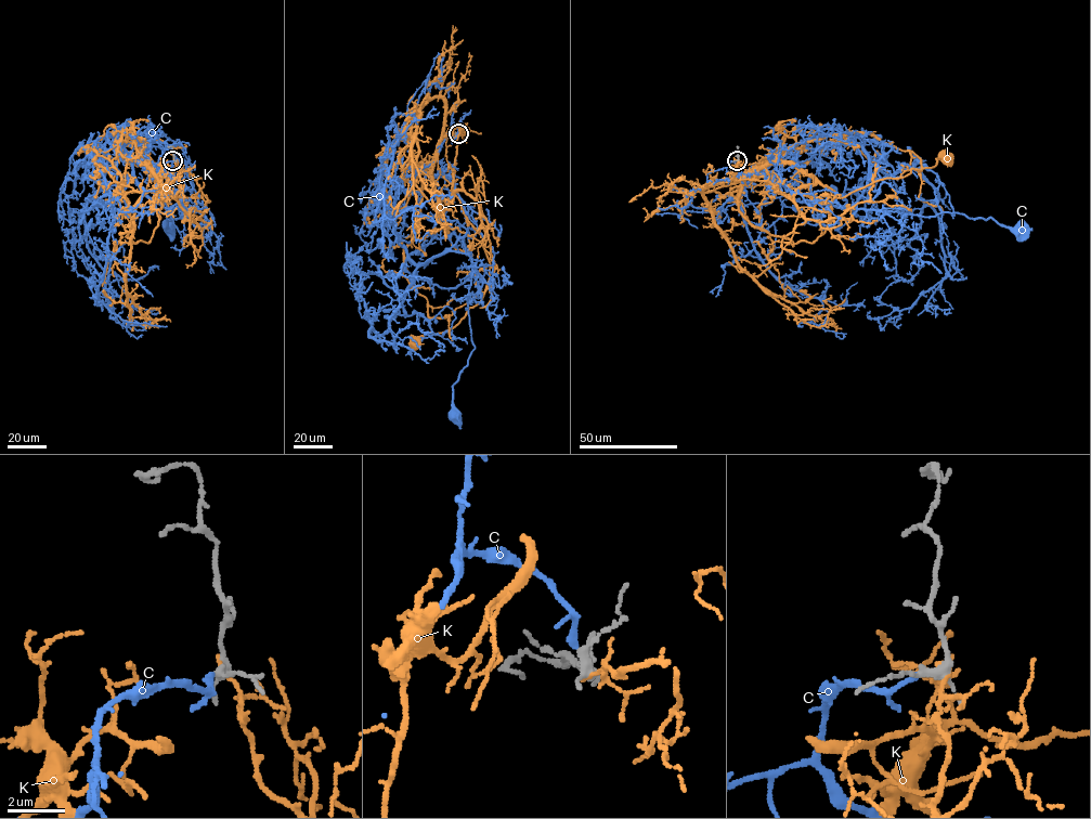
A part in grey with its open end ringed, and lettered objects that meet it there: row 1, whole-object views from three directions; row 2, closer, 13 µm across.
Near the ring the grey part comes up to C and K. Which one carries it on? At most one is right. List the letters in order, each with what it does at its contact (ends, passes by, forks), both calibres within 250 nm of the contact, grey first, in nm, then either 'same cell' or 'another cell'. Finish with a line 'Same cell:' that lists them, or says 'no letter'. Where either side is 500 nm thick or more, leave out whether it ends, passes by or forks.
C: it ends | 240/190 nm | same cell
K: it ends | 260/140 nm | another cell
Same cell: C

